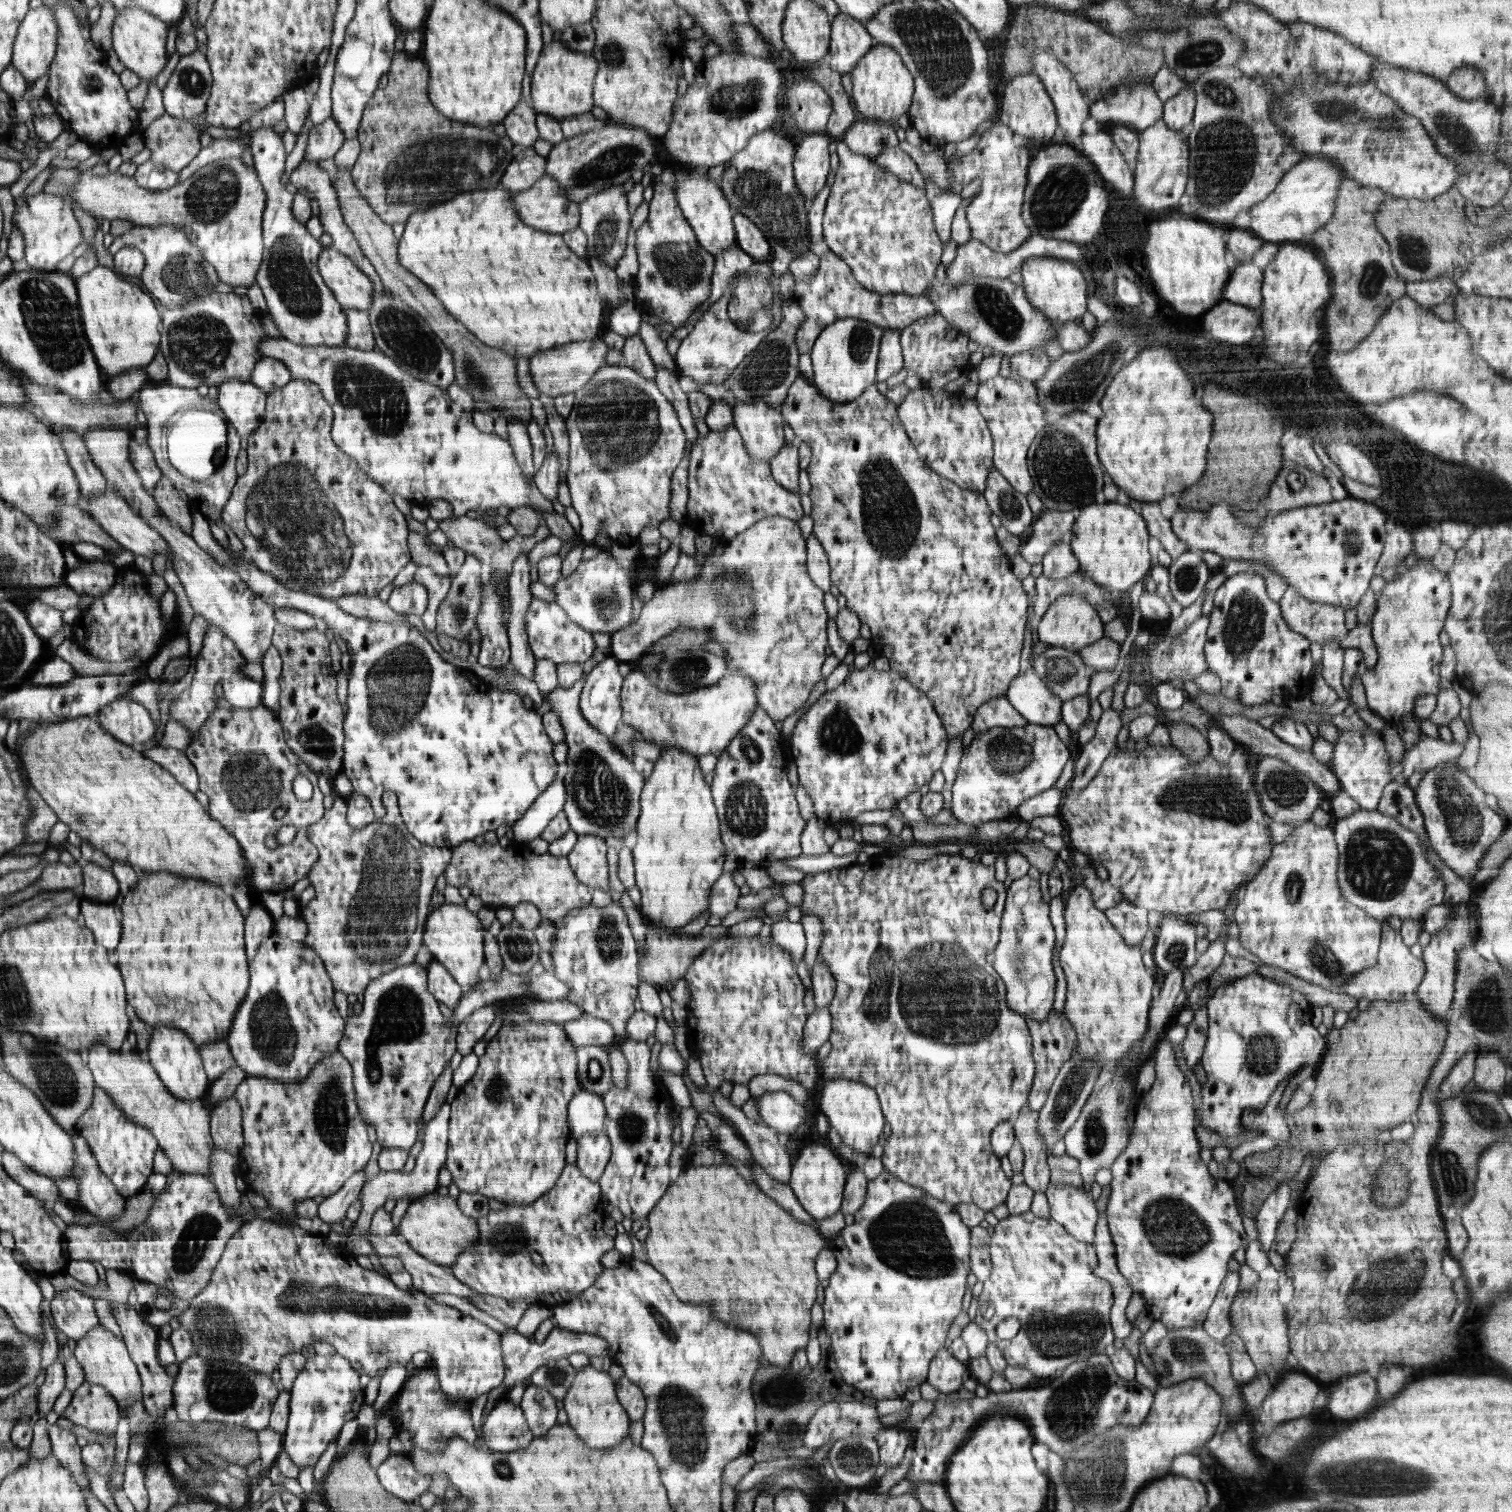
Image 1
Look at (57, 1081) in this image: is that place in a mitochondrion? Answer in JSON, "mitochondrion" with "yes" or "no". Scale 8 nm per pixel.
{"mitochondrion":"yes"}

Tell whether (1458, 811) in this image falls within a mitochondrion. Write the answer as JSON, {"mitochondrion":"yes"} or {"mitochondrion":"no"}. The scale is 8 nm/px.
{"mitochondrion":"yes"}

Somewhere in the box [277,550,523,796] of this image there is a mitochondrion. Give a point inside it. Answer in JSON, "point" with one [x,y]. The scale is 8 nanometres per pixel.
{"point":[403,673]}

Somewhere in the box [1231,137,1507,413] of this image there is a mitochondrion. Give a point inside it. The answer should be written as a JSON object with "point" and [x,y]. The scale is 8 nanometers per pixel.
{"point":[1414,252]}

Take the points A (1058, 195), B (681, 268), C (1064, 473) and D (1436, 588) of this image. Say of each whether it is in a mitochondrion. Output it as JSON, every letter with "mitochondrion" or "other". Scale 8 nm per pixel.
{"A":"mitochondrion","B":"mitochondrion","C":"mitochondrion","D":"other"}

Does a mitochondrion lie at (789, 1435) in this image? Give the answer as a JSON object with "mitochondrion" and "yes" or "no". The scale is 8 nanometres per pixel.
{"mitochondrion":"yes"}

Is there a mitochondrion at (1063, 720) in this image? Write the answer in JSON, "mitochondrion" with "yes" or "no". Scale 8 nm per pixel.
{"mitochondrion":"no"}

